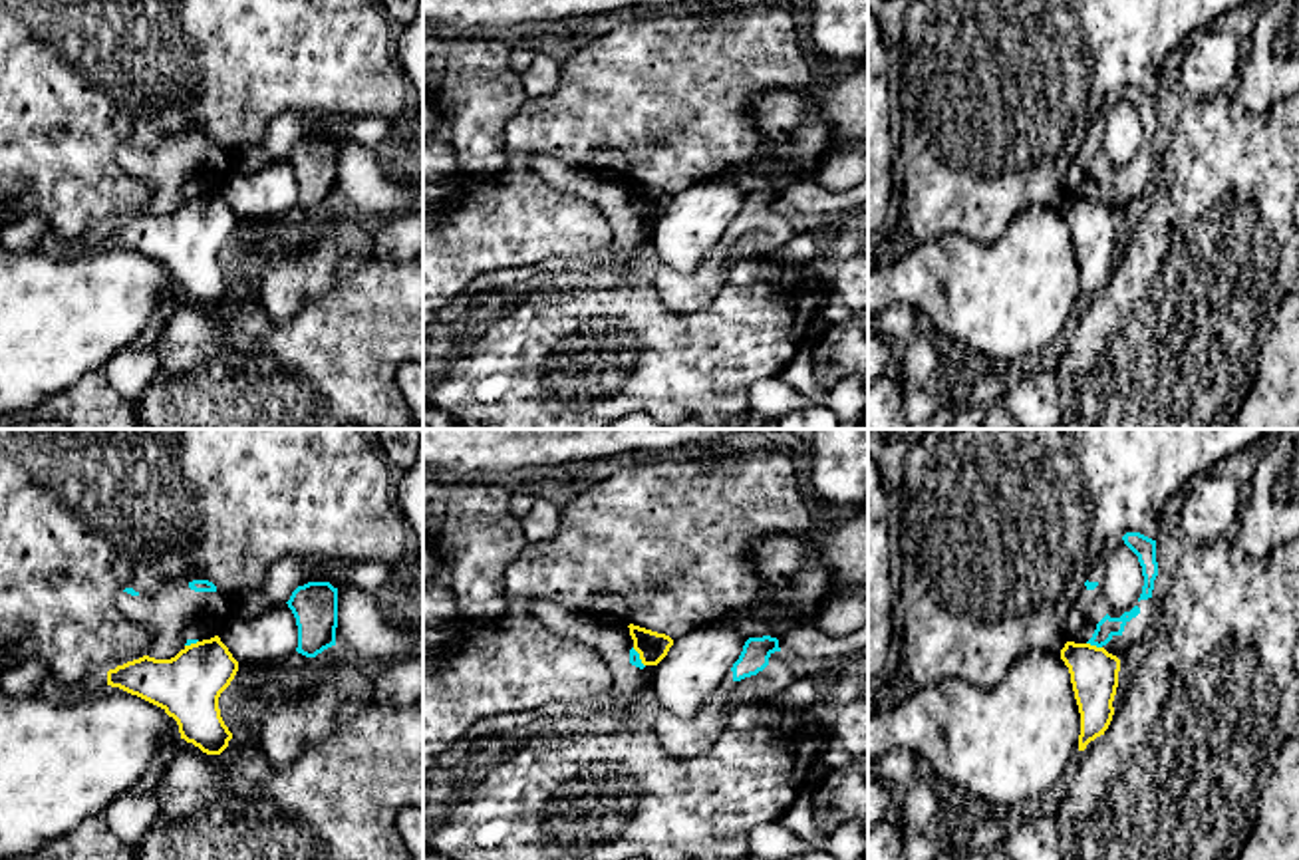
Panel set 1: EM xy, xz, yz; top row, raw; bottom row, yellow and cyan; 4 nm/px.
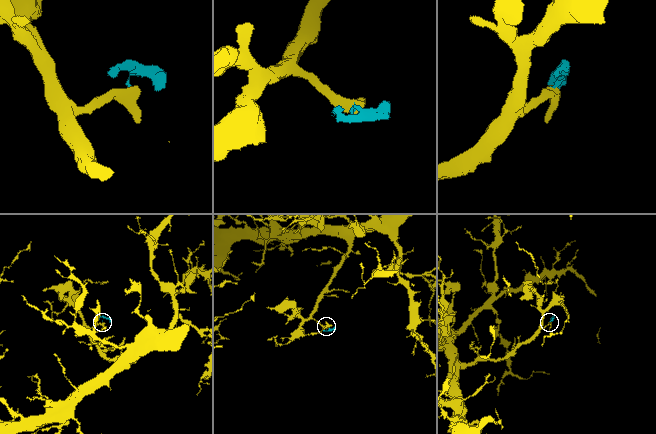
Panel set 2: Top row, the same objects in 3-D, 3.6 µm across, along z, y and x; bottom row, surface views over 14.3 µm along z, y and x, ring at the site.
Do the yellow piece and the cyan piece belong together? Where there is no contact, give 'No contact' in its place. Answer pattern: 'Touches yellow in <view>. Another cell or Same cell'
Touches yellow in yz. Another cell

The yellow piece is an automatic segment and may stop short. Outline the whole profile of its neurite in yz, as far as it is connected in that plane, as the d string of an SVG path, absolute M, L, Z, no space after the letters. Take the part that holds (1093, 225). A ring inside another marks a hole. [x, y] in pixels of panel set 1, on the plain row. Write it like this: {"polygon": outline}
{"polygon": "M1067 197L1061 215L1069 222L1081 268L1079 306L1104 290L1114 270L1120 215L1104 203Z"}

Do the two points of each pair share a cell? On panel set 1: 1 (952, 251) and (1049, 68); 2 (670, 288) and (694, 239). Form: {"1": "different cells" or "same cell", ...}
{"1": "different cells", "2": "different cells"}

